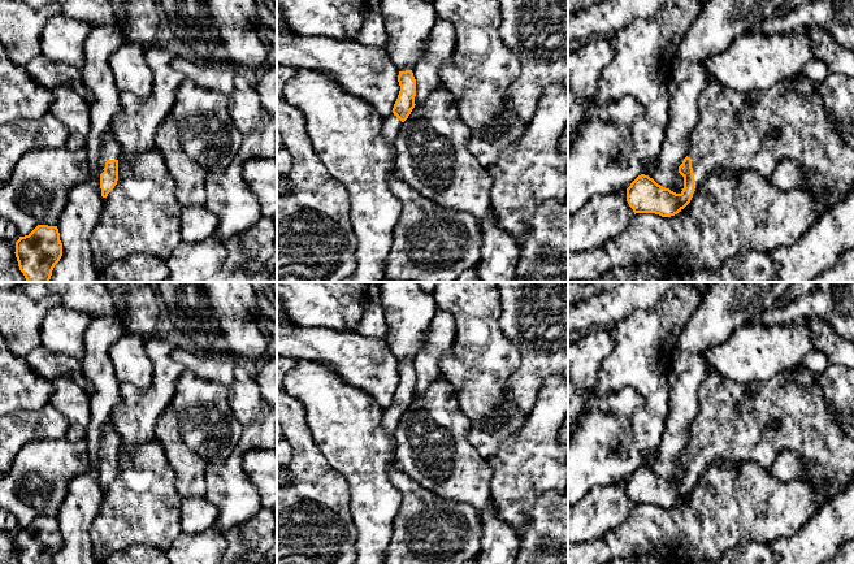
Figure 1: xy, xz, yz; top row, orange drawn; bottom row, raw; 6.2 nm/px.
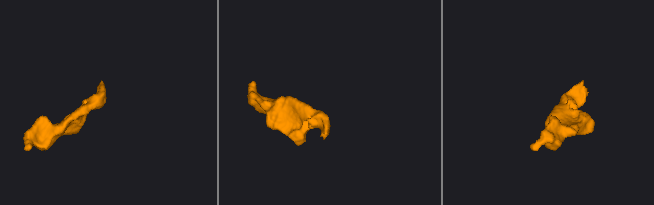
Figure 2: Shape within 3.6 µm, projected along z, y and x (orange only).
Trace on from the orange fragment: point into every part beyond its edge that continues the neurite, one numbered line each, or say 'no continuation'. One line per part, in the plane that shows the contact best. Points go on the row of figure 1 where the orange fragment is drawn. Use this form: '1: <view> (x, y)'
1: yz (755, 130)

